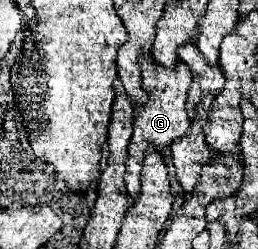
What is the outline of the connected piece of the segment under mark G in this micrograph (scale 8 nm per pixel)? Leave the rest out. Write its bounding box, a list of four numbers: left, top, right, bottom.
[125,57,193,203]

